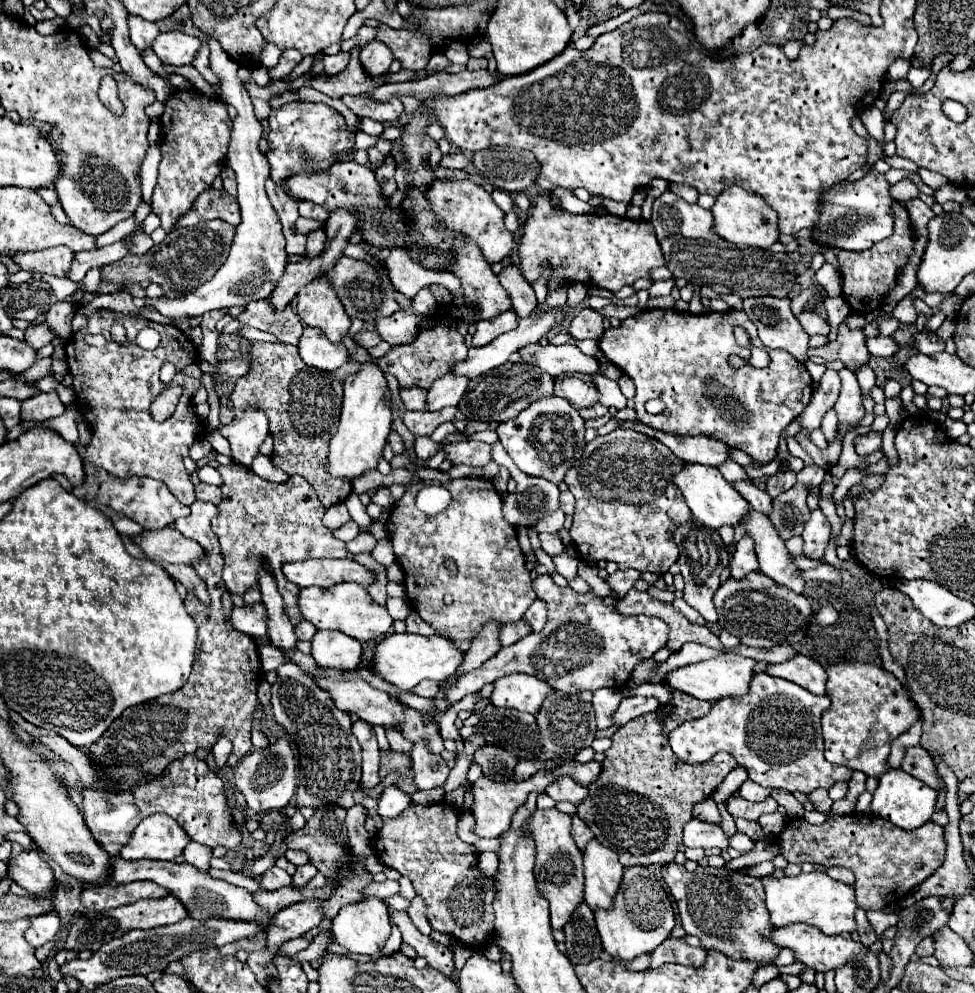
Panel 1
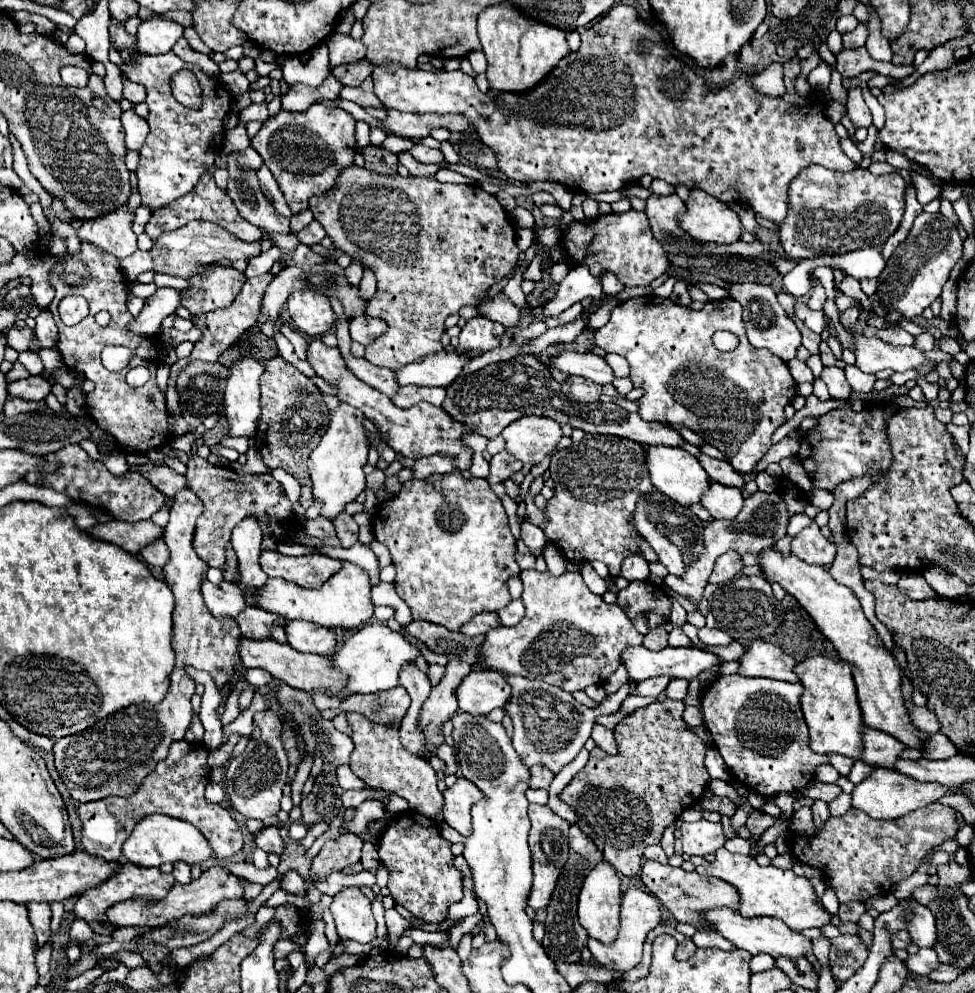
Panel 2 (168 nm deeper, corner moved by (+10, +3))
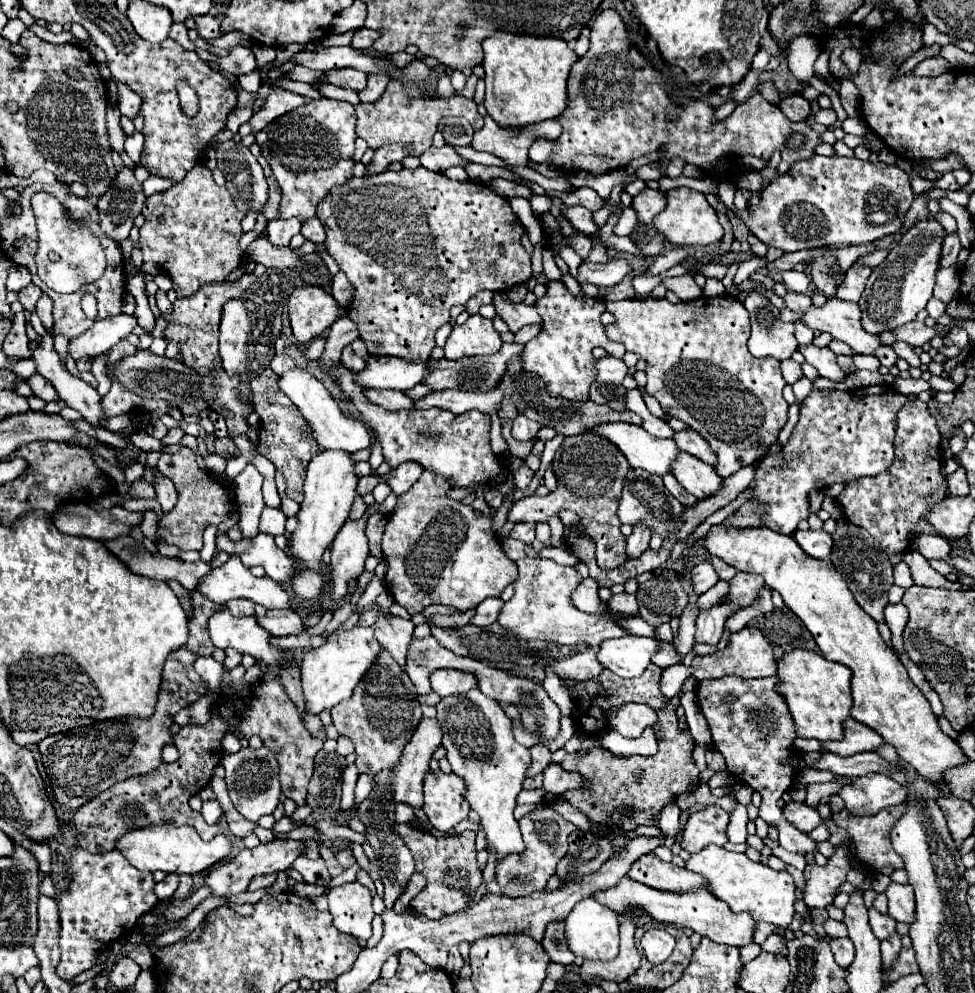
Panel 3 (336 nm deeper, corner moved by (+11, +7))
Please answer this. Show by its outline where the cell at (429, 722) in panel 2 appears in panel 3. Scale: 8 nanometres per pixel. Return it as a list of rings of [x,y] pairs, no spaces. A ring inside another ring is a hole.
[[[423,718],[417,726],[417,730],[413,732],[413,738],[407,742],[399,766],[391,768],[391,770],[381,770],[375,776],[377,792],[371,792],[371,796],[361,802],[359,820],[367,826],[365,836],[367,836],[367,842],[373,846],[377,864],[381,868],[381,880],[385,884],[383,900],[385,900],[387,908],[393,908],[393,902],[403,894],[411,874],[415,872],[413,856],[407,850],[407,846],[399,840],[399,836],[393,832],[397,822],[395,822],[395,816],[389,816],[389,812],[393,814],[397,802],[407,802],[413,808],[423,806],[423,778],[429,772],[429,760],[433,758],[433,752],[439,746],[441,746],[441,726],[437,726],[435,718]]]

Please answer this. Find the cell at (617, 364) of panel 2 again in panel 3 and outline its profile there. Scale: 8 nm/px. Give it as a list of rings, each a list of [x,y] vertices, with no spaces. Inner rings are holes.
[[[553,280],[547,286],[545,296],[535,302],[537,312],[543,318],[543,330],[537,338],[529,340],[523,350],[523,368],[527,372],[539,374],[553,396],[563,396],[569,400],[587,400],[589,386],[595,380],[595,358],[591,350],[603,346],[608,355],[623,358],[625,348],[619,342],[611,342],[605,336],[599,314],[605,310],[605,304],[597,298],[585,296],[583,300],[573,296],[561,280]]]

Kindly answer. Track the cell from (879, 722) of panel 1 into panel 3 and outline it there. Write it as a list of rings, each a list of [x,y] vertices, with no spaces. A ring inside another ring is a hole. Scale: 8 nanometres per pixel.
[[[793,650],[777,660],[779,684],[777,690],[785,696],[789,712],[795,720],[799,738],[815,738],[819,742],[841,740],[843,724],[849,718],[851,700],[851,670],[839,662],[829,662],[811,650]]]

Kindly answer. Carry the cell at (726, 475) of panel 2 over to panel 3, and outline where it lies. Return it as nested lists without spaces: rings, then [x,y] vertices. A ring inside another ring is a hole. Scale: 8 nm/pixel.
[[[695,430],[675,432],[673,440],[675,440],[675,444],[677,444],[683,452],[687,452],[687,454],[703,460],[703,462],[707,462],[709,466],[715,466],[715,464],[717,464],[717,454],[713,454],[711,446],[709,446]]]

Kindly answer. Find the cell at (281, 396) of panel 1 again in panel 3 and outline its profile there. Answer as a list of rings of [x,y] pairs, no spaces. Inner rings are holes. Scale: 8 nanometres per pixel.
[[[267,368],[261,376],[251,380],[251,392],[253,392],[253,406],[255,412],[261,418],[259,424],[259,444],[257,450],[267,460],[279,468],[287,480],[287,496],[295,502],[303,502],[303,478],[309,464],[309,458],[319,450],[317,440],[313,438],[313,430],[309,430],[309,422],[305,422],[303,414],[299,414],[297,406],[287,398],[287,394],[279,388],[277,374]]]

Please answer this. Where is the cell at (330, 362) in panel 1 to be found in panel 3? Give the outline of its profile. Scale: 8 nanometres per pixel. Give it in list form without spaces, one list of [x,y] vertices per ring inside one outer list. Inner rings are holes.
[[[343,362],[329,366],[329,374],[339,386],[341,394],[359,410],[363,422],[373,432],[373,436],[381,442],[383,456],[391,464],[391,468],[407,460],[415,460],[423,468],[449,478],[449,482],[453,482],[453,486],[459,488],[471,486],[473,482],[479,484],[481,480],[491,480],[495,474],[501,472],[501,466],[504,464],[501,464],[501,457],[491,452],[489,446],[491,422],[485,414],[471,410],[457,416],[443,408],[427,408],[427,410],[411,408],[411,410],[389,412],[381,406],[373,406],[373,402],[365,398],[365,390],[361,390],[361,386],[353,382],[353,374],[357,372],[345,368]]]

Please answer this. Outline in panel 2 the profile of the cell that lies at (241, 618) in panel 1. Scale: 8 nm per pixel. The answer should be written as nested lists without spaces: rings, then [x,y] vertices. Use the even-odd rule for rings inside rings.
[[[204,580],[202,596],[204,596],[204,602],[210,608],[210,612],[218,618],[240,614],[246,608],[240,588],[236,588],[236,584],[226,582],[226,580],[220,584],[212,584],[212,582]]]

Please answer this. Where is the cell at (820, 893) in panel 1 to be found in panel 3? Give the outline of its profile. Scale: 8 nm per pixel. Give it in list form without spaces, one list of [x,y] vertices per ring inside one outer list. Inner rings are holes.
[[[707,846],[705,850],[691,854],[685,868],[697,872],[709,880],[709,892],[727,902],[733,912],[751,912],[761,922],[787,928],[795,916],[795,882],[787,870],[777,872],[761,862],[753,862],[747,854],[725,850],[723,846]]]

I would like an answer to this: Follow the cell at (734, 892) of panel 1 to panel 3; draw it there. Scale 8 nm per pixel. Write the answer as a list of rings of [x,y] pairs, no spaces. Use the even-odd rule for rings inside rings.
[[[645,854],[637,862],[633,862],[627,876],[649,888],[677,892],[677,894],[685,890],[705,888],[705,878],[701,878],[699,874],[693,874],[691,870],[679,868],[671,862],[663,862],[655,854]]]

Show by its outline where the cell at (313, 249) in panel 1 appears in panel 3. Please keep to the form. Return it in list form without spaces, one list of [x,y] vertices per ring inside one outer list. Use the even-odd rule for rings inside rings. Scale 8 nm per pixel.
[[[309,218],[307,222],[303,222],[301,234],[303,234],[307,240],[315,242],[315,244],[321,244],[321,242],[325,240],[325,230],[323,230],[319,218]]]

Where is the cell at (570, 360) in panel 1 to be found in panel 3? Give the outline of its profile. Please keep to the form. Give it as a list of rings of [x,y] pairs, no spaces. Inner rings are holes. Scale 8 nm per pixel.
[[[605,356],[595,360],[595,370],[597,370],[597,380],[605,382],[605,384],[615,384],[621,386],[625,376],[627,376],[627,366],[623,360],[613,358],[613,356]]]

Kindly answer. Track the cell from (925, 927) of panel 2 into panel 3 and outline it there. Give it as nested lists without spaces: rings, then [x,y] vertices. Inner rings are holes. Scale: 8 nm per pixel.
[[[891,884],[887,888],[887,898],[889,898],[889,916],[895,918],[897,922],[903,924],[913,924],[915,918],[915,896],[913,896],[913,886],[909,884]]]

